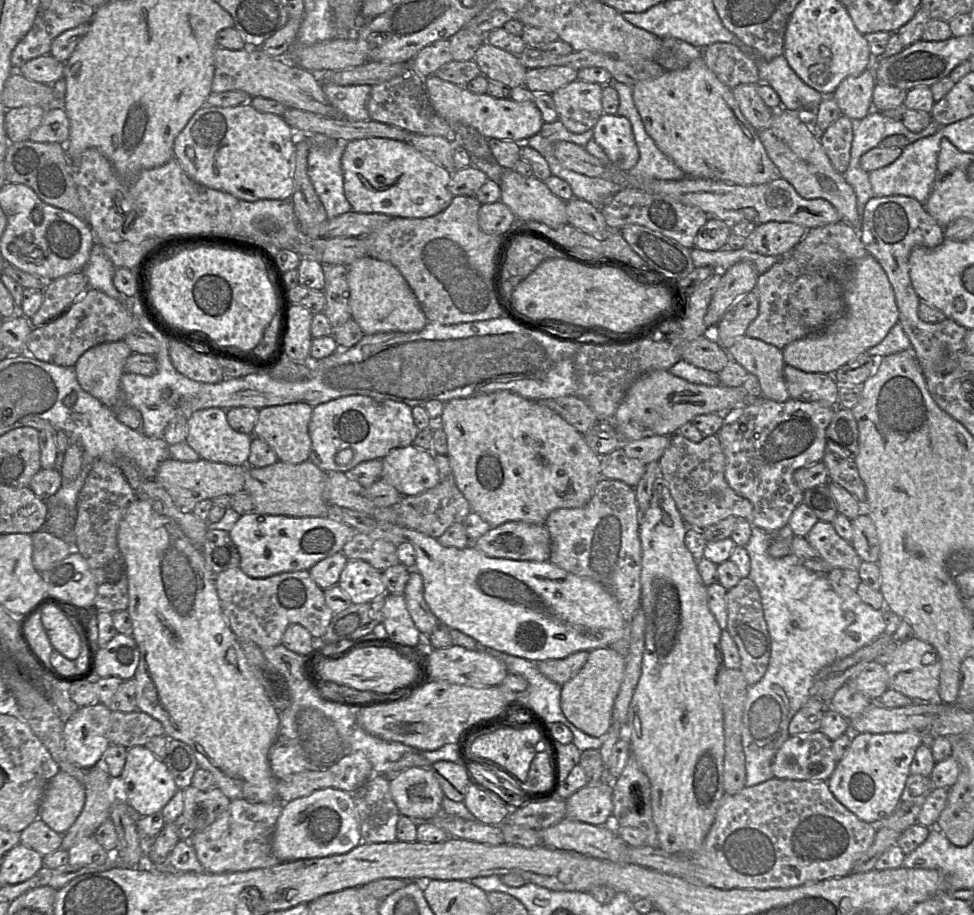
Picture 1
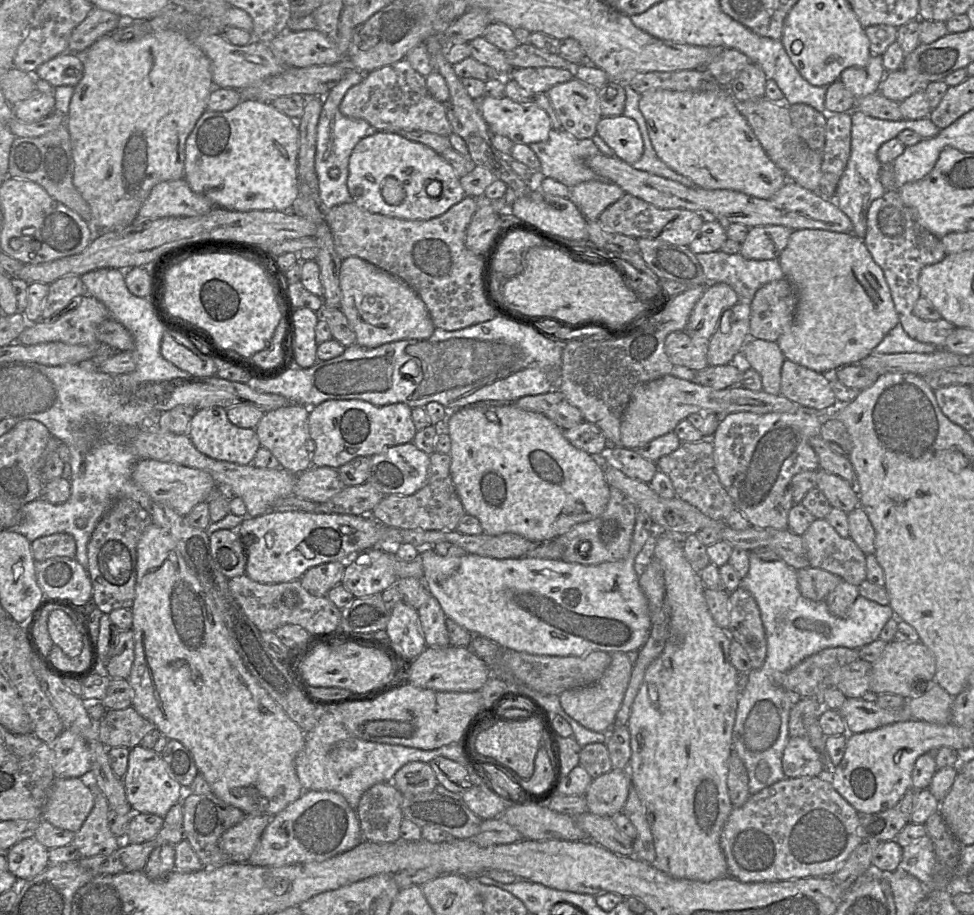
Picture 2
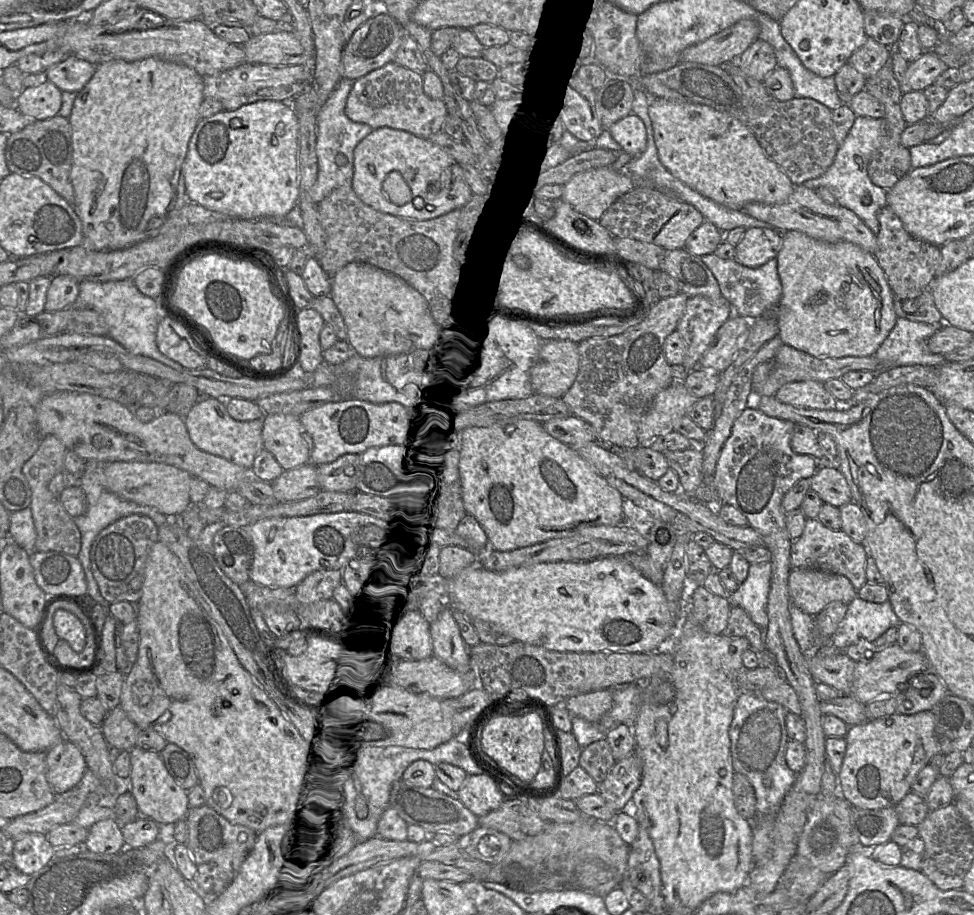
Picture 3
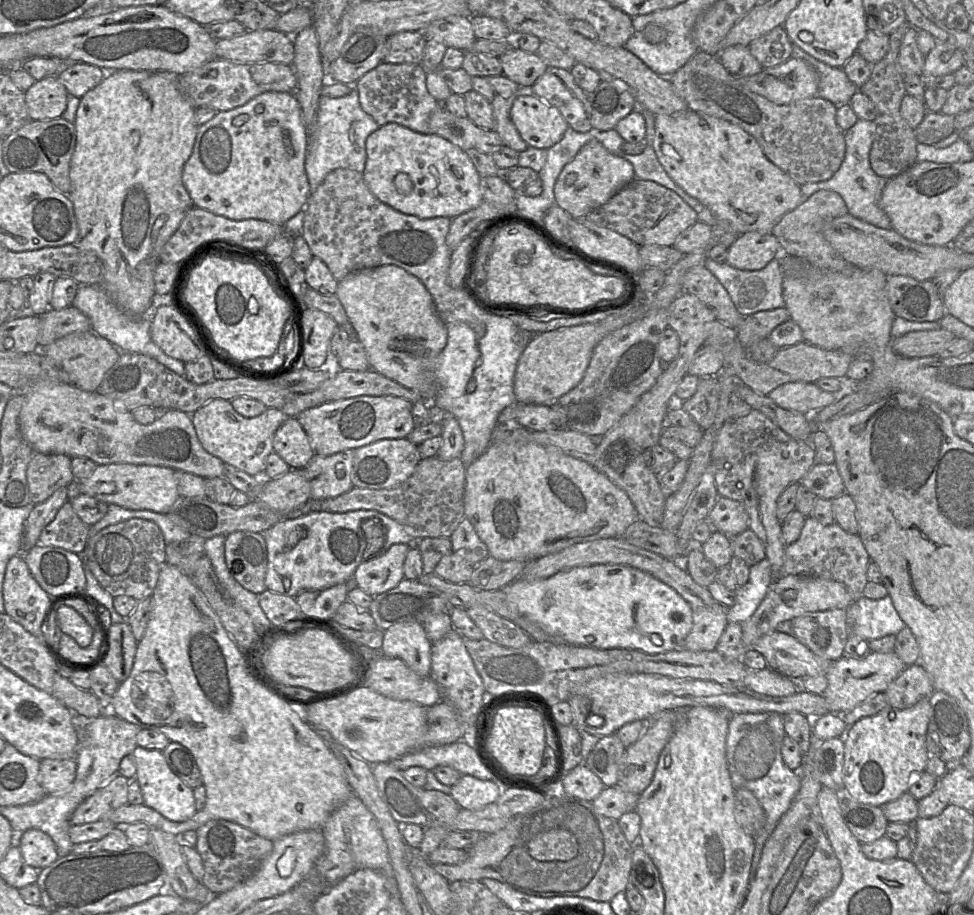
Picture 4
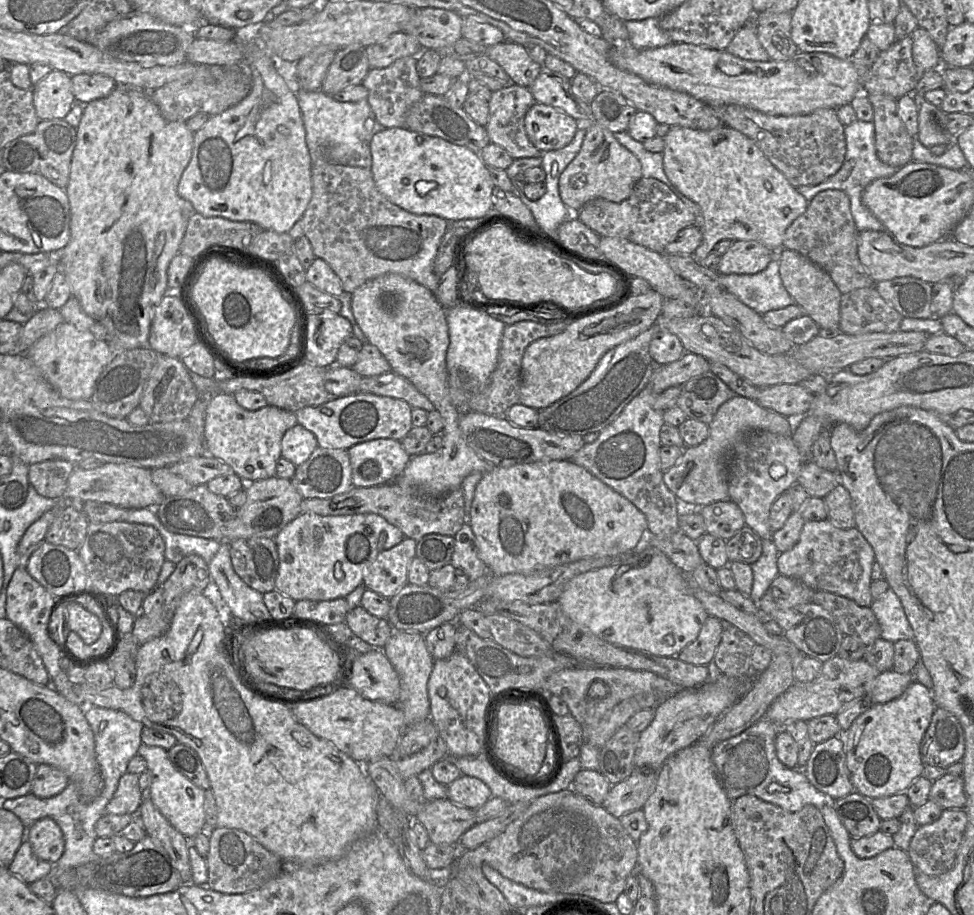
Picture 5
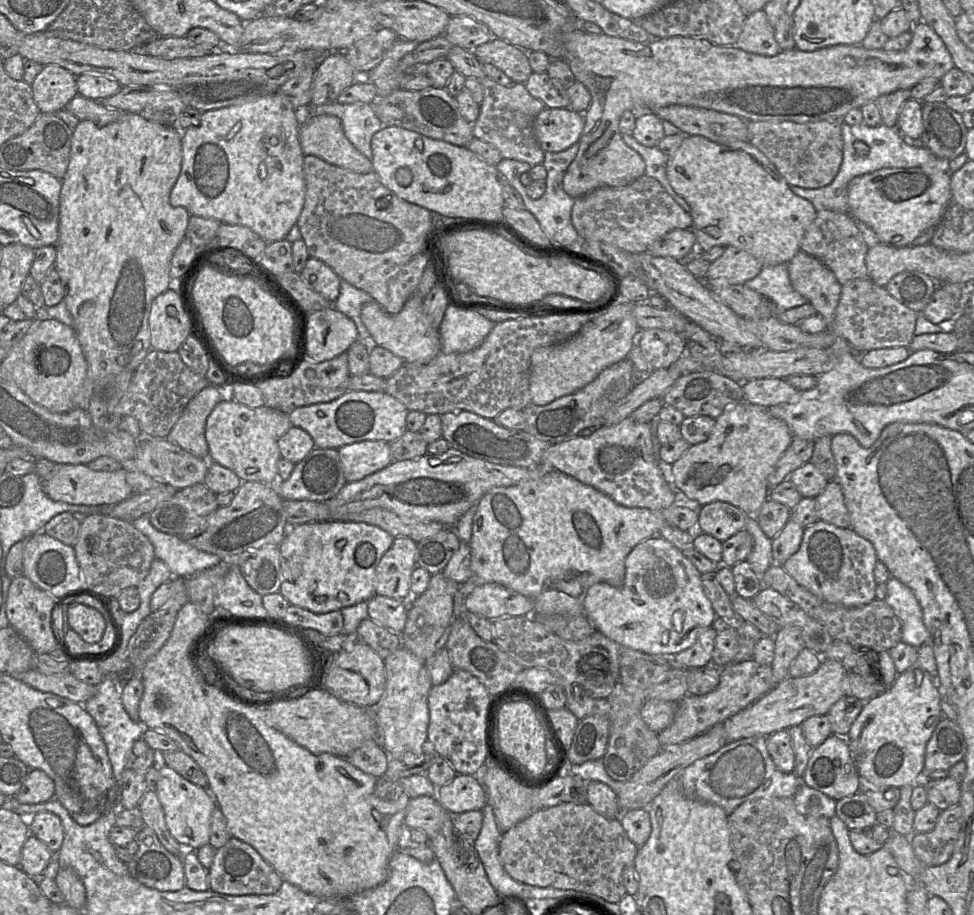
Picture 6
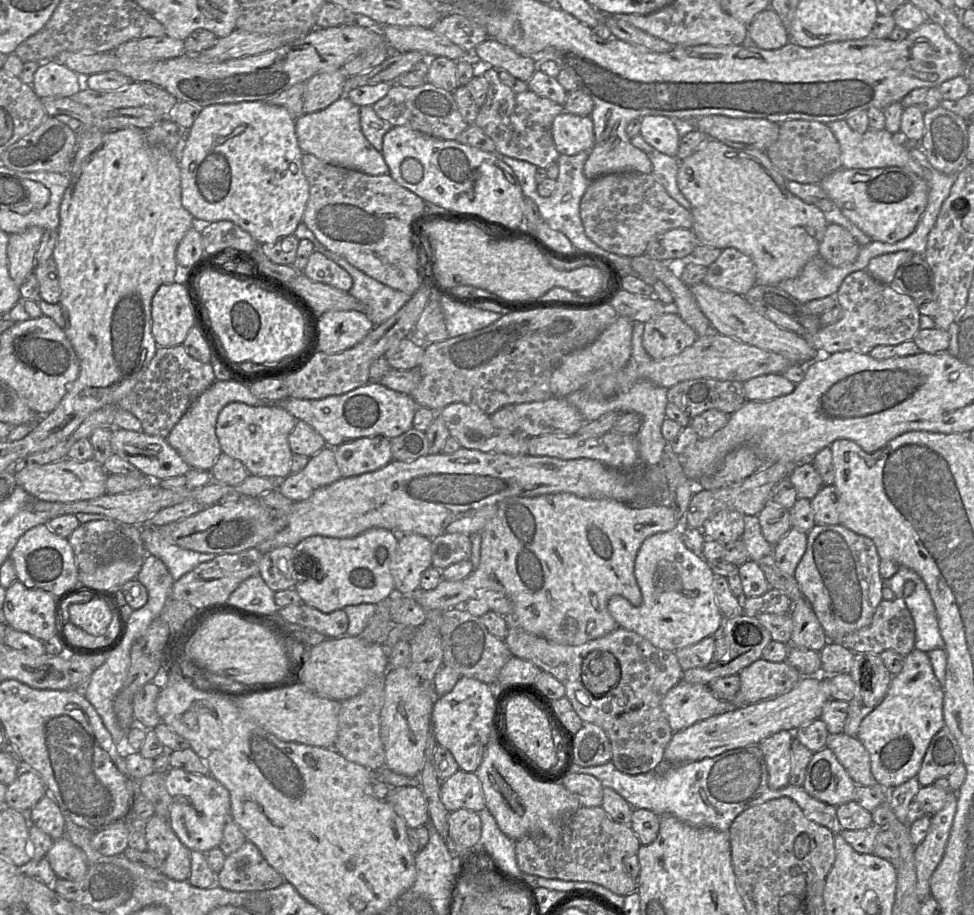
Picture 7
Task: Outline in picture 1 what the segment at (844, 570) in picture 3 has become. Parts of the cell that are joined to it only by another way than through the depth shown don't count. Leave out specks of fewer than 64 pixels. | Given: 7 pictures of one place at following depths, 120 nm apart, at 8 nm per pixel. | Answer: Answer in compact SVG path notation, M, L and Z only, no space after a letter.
M818 520L805 539L820 554L830 569L840 568L858 571L862 559L852 544L837 534L831 523Z

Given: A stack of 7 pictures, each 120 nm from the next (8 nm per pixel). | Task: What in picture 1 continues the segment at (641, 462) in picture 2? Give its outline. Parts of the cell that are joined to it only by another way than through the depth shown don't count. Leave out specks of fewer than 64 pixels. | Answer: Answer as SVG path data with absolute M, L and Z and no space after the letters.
M620 447L600 457L603 479L619 480L635 487L645 473L645 464L629 458Z

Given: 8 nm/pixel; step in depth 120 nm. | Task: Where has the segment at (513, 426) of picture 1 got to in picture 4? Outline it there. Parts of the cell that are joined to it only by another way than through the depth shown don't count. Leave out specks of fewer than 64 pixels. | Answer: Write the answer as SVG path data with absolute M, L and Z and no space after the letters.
M491 442L486 451L466 468L464 515L472 523L477 535L487 546L490 556L501 561L518 560L523 562L560 552L578 543L621 538L626 529L639 520L638 513L627 493L587 462L566 455L556 447L546 447L536 443L510 444L504 442Z

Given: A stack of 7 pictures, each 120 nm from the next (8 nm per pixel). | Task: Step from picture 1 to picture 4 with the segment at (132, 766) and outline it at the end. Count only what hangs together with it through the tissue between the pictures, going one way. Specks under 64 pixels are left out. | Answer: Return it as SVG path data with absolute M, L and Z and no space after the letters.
M137 746L132 752L143 804L174 822L184 822L197 812L193 789L185 785L169 768L162 751Z

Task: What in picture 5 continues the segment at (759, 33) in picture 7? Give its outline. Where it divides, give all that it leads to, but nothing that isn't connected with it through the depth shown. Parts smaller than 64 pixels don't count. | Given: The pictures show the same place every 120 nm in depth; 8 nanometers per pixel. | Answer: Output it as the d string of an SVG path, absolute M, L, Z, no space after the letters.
M751 19L740 28L726 50L739 58L751 61L768 61L770 57L757 37L756 24Z

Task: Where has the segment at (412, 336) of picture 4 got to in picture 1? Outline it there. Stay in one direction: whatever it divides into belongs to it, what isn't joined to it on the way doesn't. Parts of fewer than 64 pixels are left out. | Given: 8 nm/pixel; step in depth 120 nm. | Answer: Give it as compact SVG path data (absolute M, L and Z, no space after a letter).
M366 256L348 267L349 307L352 319L365 335L386 332L419 332L428 320L412 289L392 264Z

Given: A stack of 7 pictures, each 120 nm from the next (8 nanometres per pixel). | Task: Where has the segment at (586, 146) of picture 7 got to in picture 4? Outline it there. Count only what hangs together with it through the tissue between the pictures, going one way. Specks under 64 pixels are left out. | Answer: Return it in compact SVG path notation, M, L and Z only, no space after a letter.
M522 91L513 102L510 117L529 147L549 149L564 136L569 125L559 110L529 91Z

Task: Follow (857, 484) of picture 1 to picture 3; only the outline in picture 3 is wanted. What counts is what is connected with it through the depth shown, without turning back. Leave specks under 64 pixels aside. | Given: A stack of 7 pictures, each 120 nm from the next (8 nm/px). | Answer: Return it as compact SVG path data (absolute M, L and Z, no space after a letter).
M795 424L791 447L796 454L810 455L817 467L837 468L838 459L826 452L817 440L817 432L803 425Z

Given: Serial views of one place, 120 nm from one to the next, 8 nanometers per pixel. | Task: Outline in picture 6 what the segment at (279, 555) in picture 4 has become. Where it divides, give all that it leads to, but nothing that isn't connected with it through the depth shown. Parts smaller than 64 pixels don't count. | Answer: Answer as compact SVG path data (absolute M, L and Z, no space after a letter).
M323 521L291 526L278 546L282 571L279 592L290 605L317 614L368 601L376 594L376 567L394 538L366 522Z

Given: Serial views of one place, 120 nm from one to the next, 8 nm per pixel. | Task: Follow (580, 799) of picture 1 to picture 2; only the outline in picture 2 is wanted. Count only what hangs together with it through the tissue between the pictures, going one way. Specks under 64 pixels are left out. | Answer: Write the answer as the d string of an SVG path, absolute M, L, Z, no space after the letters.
M614 770L594 778L584 798L588 812L613 818L622 812L631 787L628 770Z

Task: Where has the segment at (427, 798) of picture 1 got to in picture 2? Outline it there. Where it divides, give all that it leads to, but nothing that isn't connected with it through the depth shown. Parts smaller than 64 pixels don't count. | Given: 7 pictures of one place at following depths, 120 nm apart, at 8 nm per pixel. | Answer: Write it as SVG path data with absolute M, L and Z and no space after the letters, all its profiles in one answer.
M413 761L395 773L392 783L404 795L432 792L438 781L428 763Z

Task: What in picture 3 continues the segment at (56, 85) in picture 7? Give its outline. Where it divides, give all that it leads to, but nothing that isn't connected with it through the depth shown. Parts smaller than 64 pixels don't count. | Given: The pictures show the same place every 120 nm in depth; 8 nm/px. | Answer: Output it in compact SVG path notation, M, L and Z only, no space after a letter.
M45 81L39 86L23 88L16 95L15 108L35 120L46 120L58 115L62 105L62 91Z

